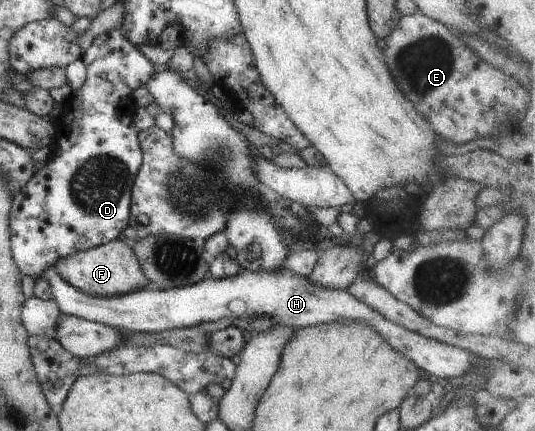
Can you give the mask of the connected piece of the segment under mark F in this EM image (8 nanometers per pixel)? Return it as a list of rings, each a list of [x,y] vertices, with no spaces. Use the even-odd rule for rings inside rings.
[[[113,239],[86,251],[74,252],[57,259],[53,268],[70,287],[94,297],[122,295],[147,283],[126,240]]]

